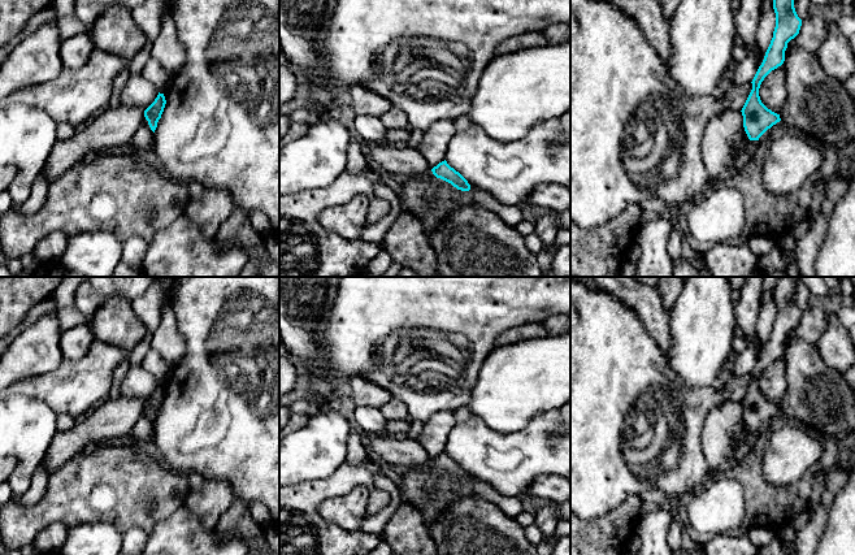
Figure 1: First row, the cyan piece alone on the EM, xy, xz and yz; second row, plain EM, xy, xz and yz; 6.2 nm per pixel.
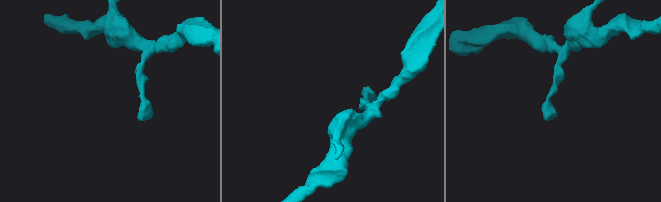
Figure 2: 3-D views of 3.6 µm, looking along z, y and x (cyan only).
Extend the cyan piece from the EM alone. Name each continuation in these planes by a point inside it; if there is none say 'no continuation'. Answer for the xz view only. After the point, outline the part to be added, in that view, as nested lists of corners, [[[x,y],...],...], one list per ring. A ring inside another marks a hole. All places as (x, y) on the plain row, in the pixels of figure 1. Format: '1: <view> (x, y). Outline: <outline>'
no continuation

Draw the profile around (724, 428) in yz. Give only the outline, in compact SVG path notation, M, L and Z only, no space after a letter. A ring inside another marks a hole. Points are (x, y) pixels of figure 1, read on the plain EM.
M725 402L709 412L700 443L712 476L720 474L729 465L735 446L745 441L747 433L742 403Z

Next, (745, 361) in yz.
M755 335L755 341L741 354L735 354L735 361L733 365L734 376L751 374L759 360L759 342Z

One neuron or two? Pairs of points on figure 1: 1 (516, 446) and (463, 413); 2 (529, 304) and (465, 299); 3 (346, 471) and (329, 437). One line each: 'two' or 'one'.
1: two
2: one
3: two

